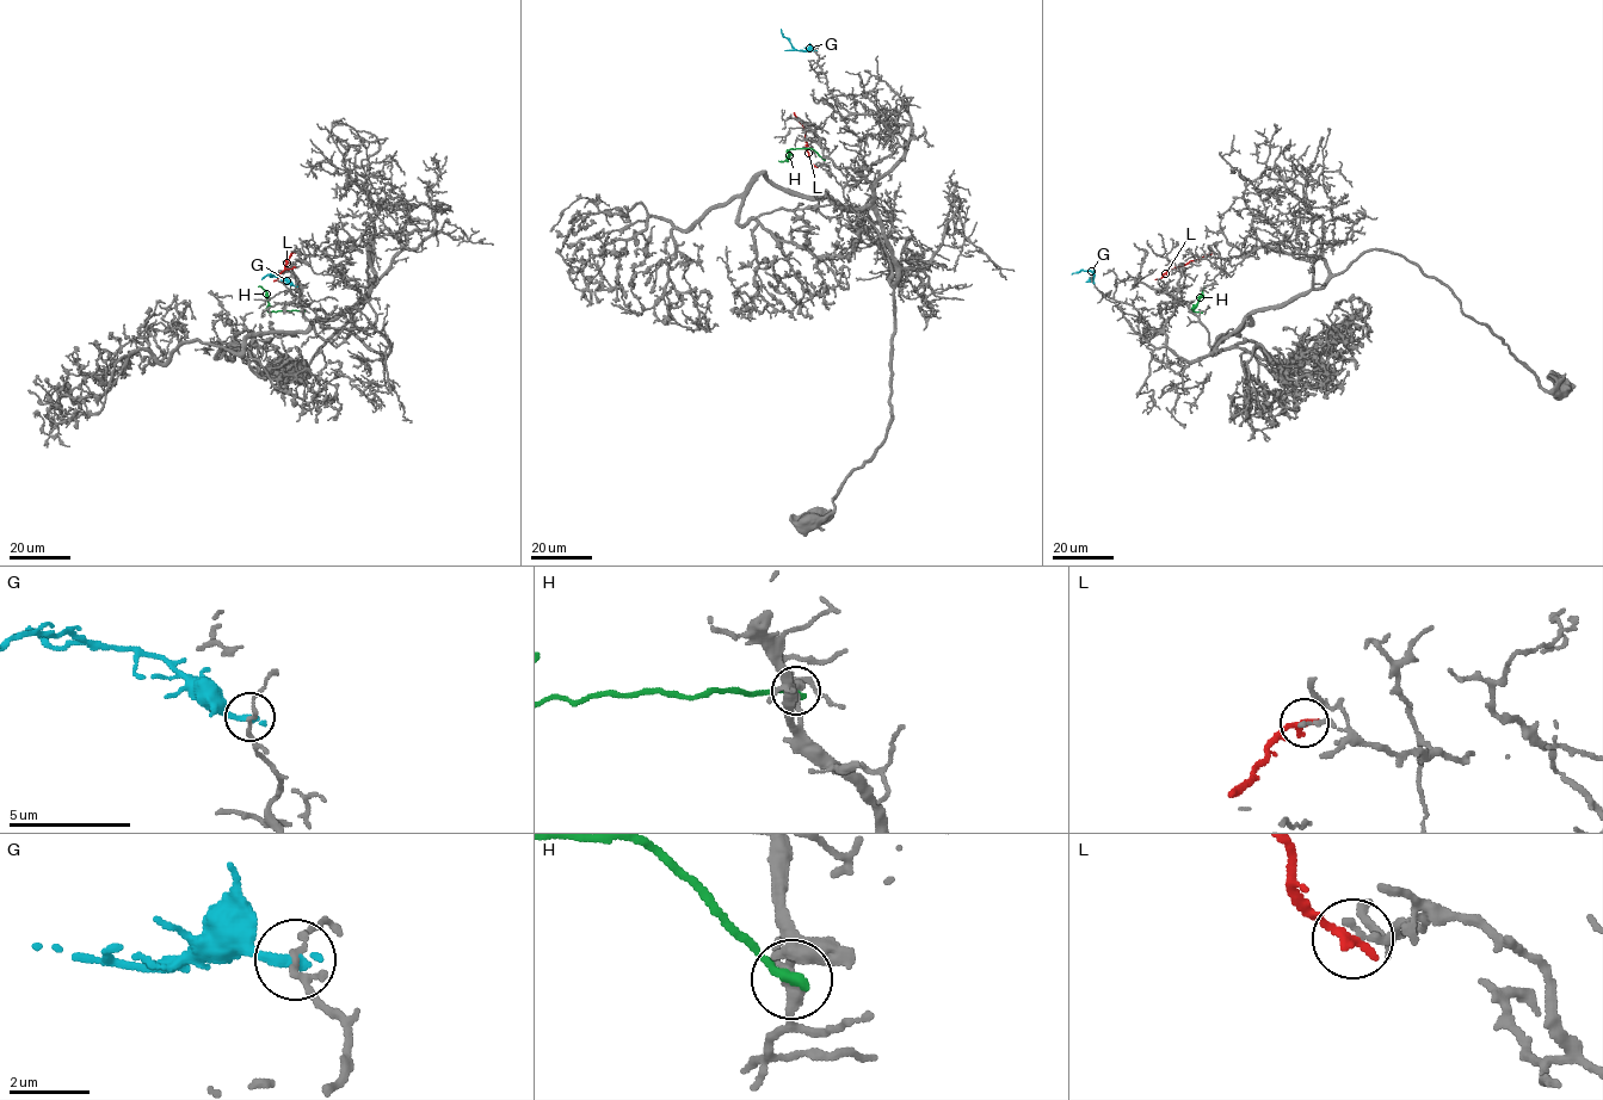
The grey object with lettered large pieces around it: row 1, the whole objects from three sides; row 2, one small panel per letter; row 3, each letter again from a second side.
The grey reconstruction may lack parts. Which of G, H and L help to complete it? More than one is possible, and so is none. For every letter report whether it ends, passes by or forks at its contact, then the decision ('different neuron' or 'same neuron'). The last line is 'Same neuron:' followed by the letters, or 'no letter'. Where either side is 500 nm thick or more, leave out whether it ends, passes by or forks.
G: it ends; different neuron
H: it ends; different neuron
L: it ends; different neuron
Same neuron: no letter

